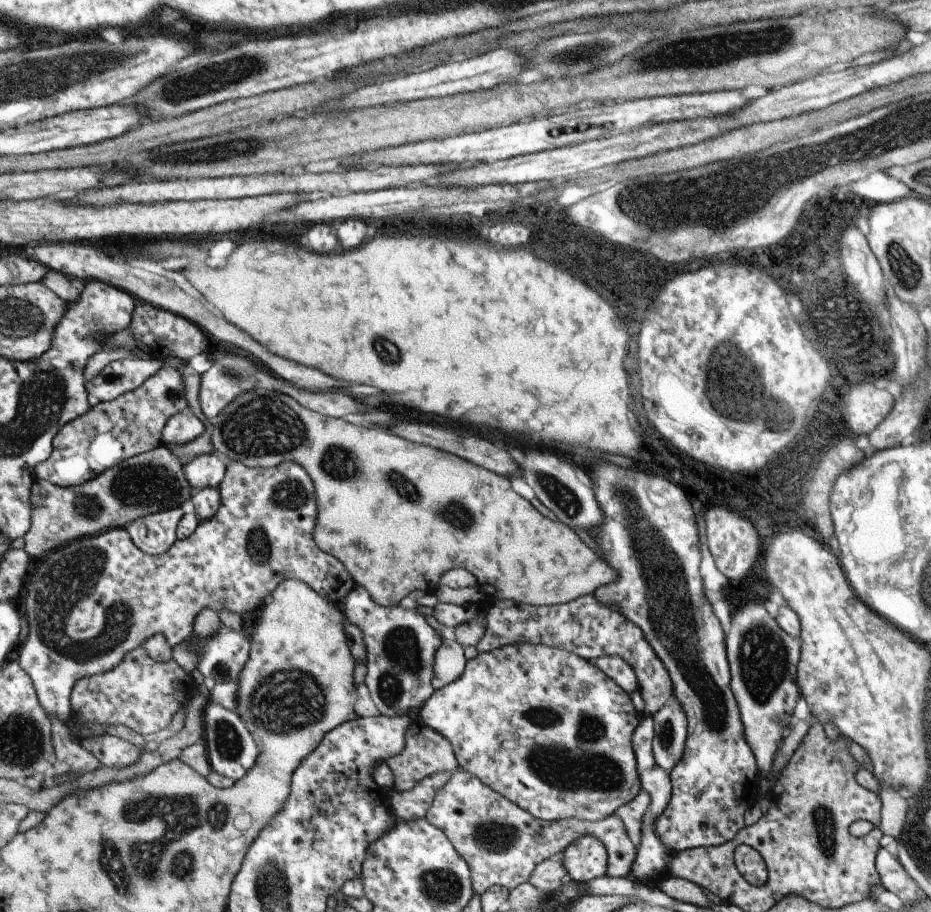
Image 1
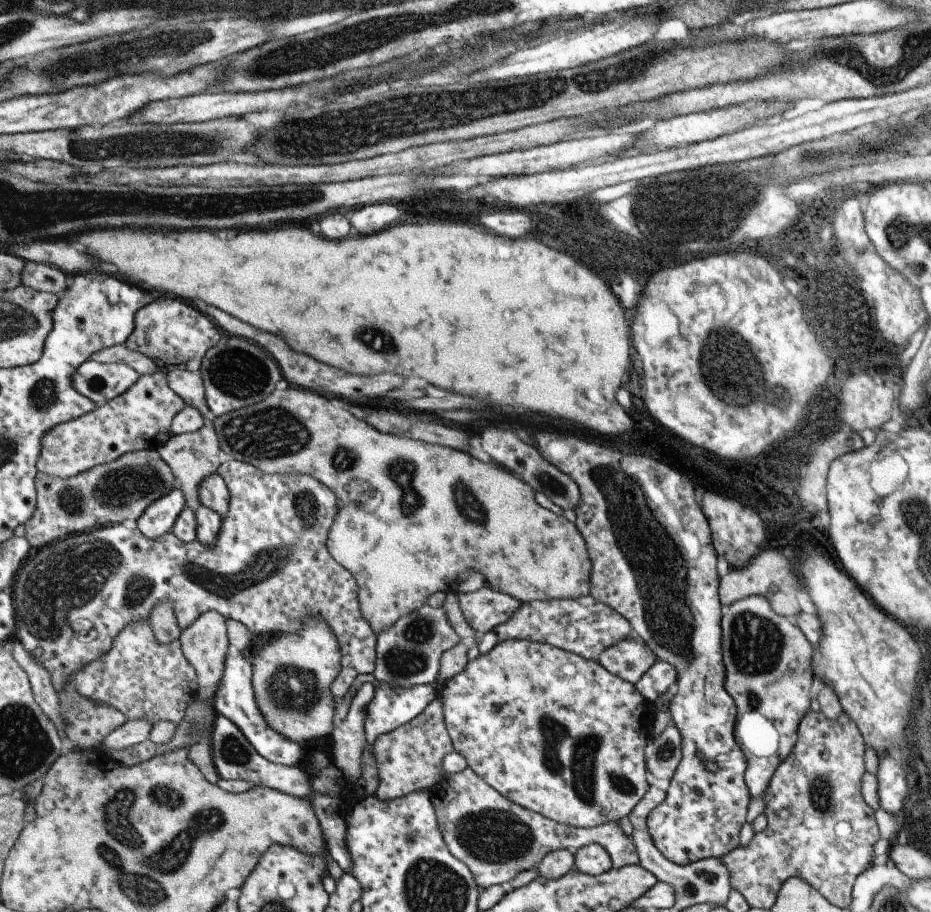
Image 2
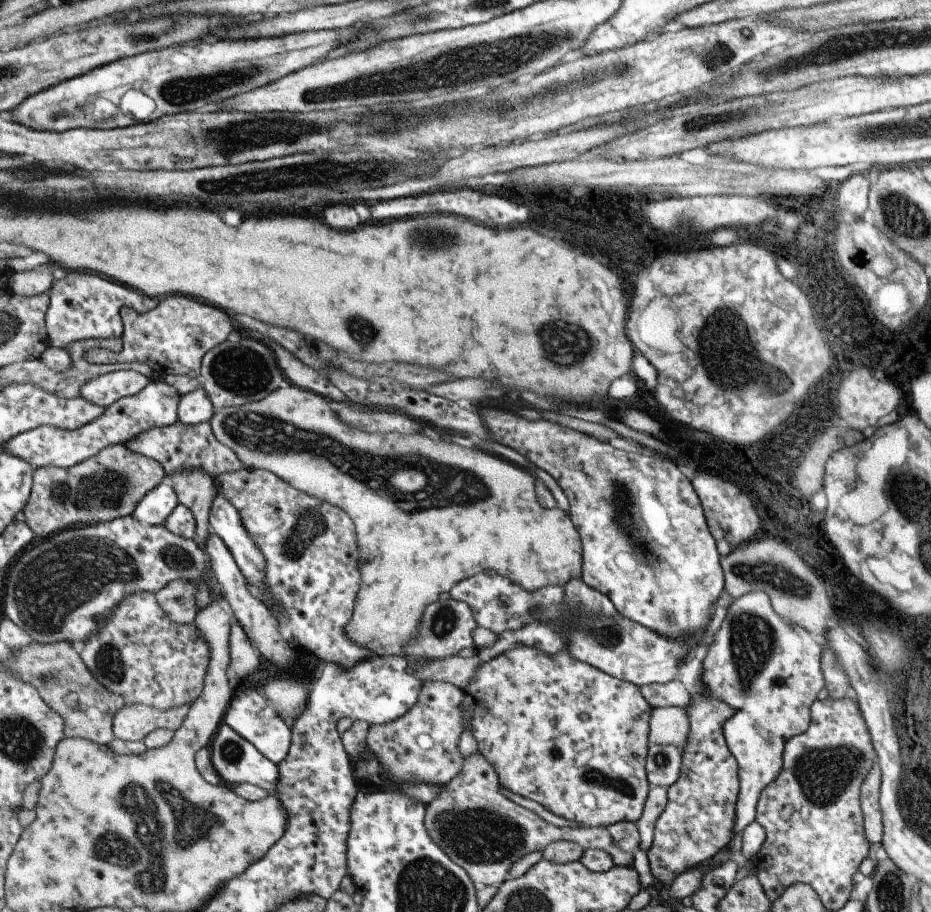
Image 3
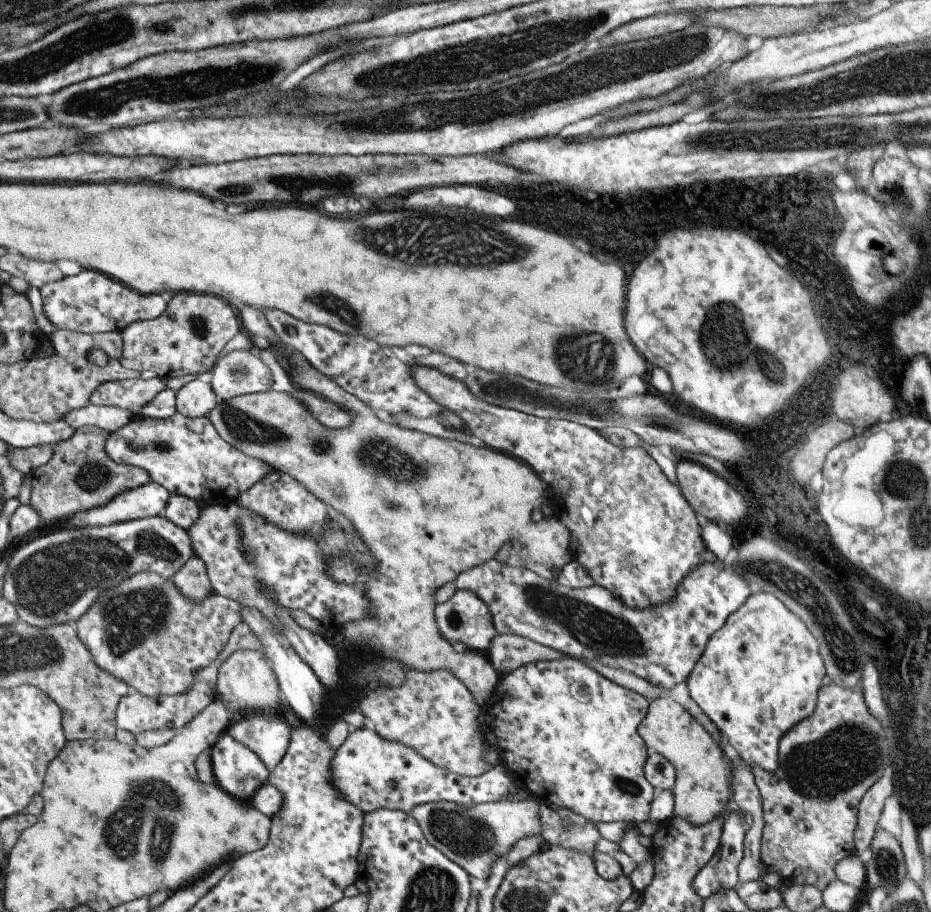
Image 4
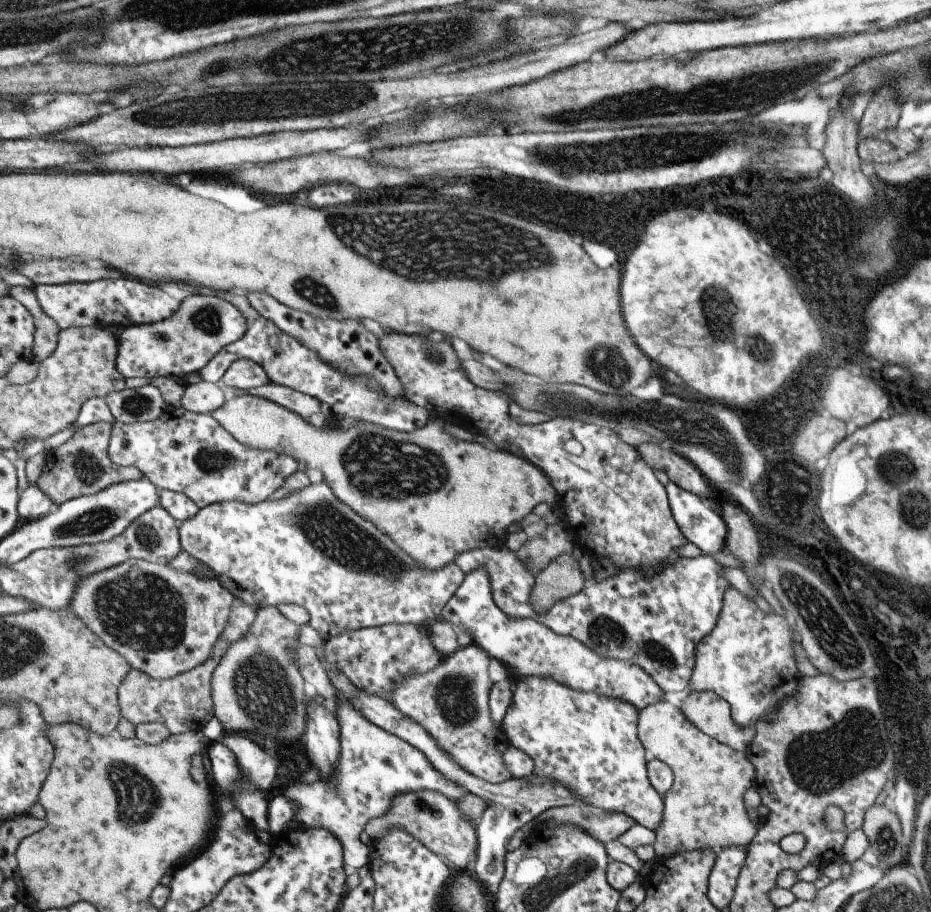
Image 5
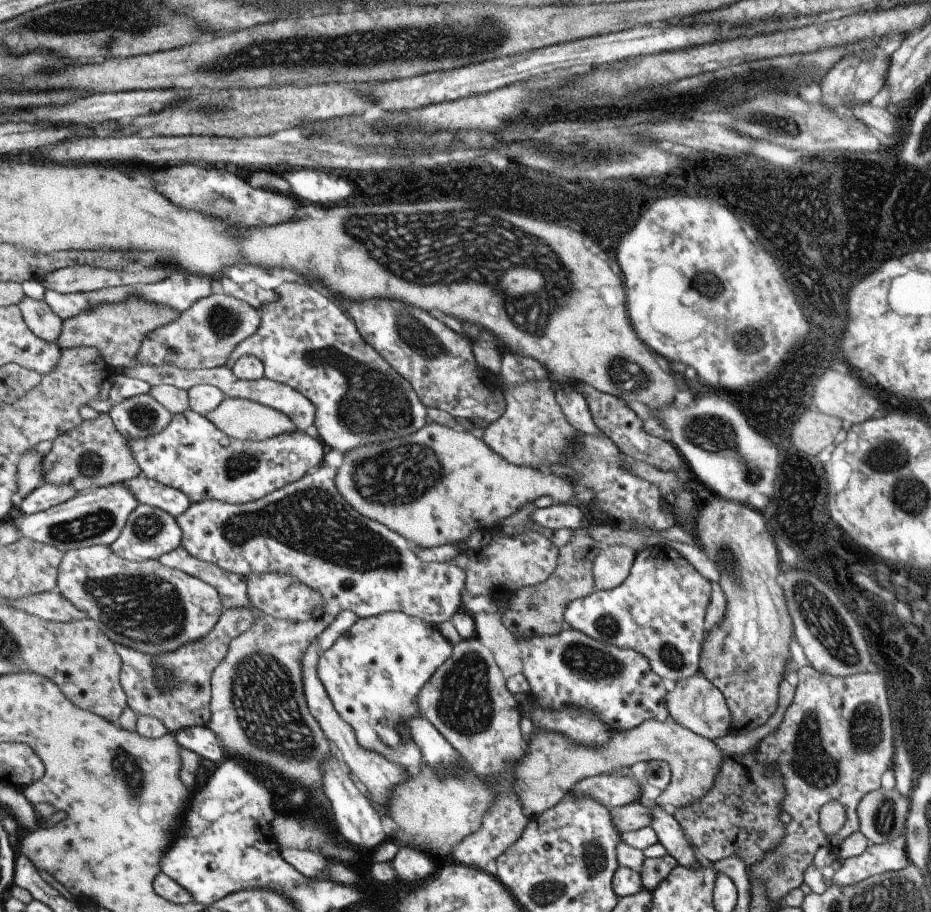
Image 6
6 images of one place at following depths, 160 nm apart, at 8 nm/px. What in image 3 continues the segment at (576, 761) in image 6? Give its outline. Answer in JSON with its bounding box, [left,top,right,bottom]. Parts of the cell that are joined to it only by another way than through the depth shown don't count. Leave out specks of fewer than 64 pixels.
[648,706,688,756]

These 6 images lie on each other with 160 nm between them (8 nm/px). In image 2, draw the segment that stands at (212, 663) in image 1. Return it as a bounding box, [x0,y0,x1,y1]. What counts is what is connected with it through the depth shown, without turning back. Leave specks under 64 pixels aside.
[213,654,303,766]

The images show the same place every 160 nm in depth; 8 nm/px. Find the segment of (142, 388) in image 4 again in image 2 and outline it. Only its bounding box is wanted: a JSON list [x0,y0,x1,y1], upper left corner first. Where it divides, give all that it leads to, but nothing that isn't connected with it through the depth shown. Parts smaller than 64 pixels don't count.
[72,360,142,406]

